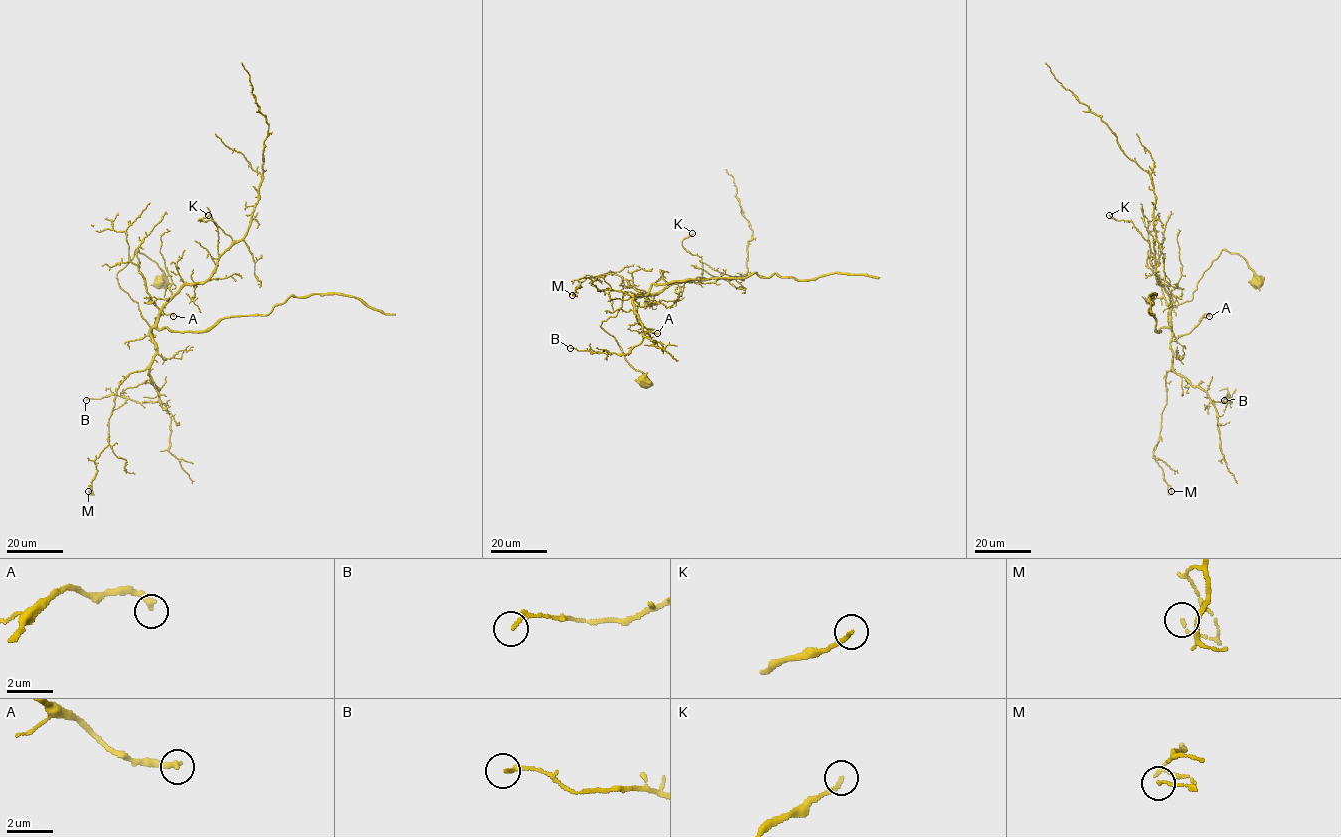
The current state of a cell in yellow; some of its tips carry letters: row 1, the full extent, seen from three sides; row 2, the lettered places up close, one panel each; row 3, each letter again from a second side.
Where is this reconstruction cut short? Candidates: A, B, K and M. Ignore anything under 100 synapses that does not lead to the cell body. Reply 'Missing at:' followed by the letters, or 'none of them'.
Missing at: none of them

